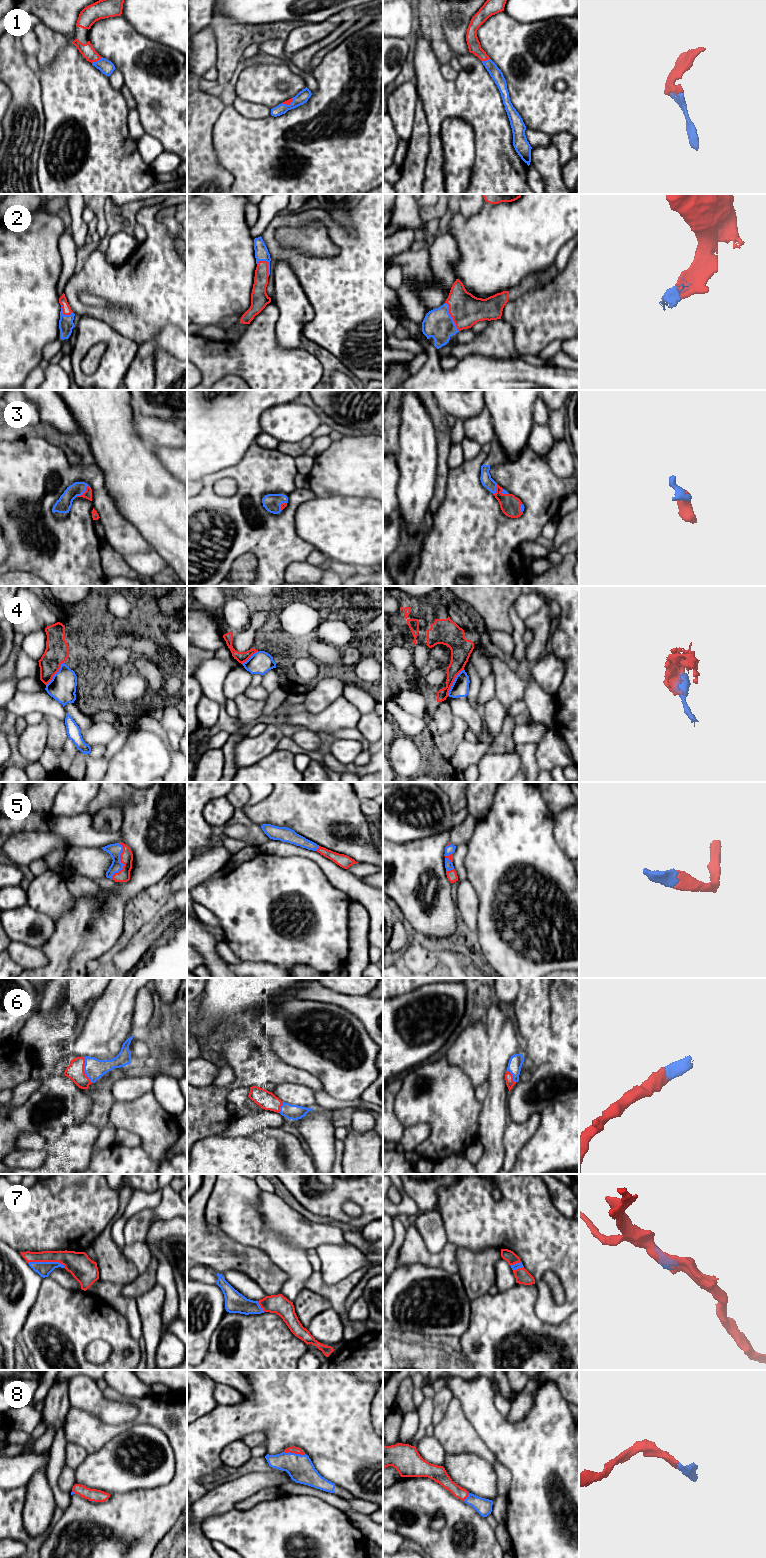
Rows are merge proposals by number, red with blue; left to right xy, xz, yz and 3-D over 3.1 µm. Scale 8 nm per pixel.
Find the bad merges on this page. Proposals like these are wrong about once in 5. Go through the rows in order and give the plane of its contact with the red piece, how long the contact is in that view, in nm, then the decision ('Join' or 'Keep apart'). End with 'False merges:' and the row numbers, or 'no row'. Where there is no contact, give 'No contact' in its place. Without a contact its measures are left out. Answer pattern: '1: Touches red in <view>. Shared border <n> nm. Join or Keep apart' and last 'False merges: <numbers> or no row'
1: Touches red in xy. Shared border 100 nm. Join
2: Touches red in yz. Shared border 260 nm. Join
3: Touches red in xy. Shared border 140 nm. Join
4: Touches red in yz. Shared border 260 nm. Keep apart
5: Touches red in xy. Shared border 300 nm. Join
6: Touches red in xy. Shared border 220 nm. Join
7: Touches red in xy. Shared border 300 nm. Join
8: Touches red in xz. Shared border 180 nm. Join
False merges: 4

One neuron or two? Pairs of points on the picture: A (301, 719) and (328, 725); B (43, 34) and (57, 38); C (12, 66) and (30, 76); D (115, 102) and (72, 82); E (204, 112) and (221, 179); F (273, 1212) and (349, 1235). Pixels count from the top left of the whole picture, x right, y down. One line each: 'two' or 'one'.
A: one
B: one
C: one
D: one
E: one
F: two

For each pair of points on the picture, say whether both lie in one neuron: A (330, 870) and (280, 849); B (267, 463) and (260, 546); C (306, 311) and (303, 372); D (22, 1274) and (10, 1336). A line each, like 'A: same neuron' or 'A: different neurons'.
A: same neuron
B: same neuron
C: different neurons
D: same neuron

